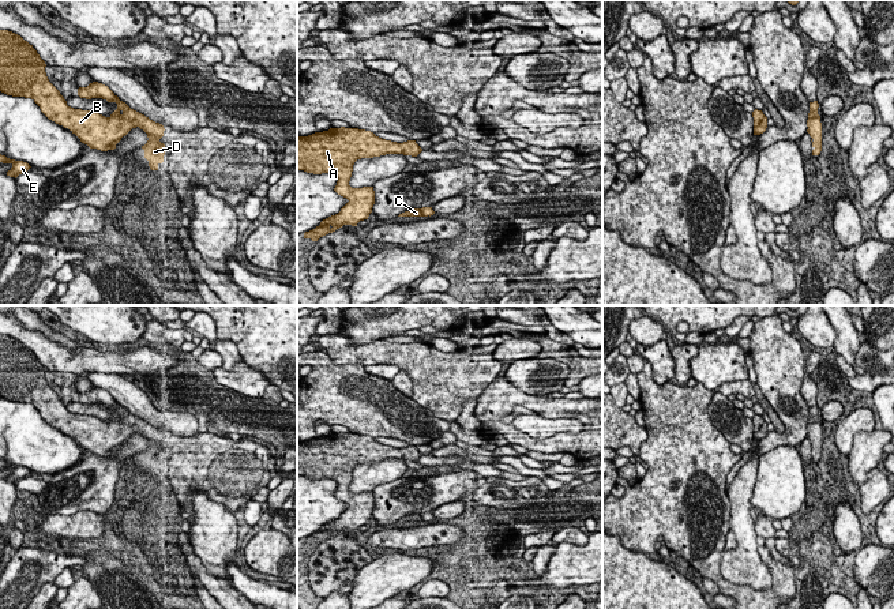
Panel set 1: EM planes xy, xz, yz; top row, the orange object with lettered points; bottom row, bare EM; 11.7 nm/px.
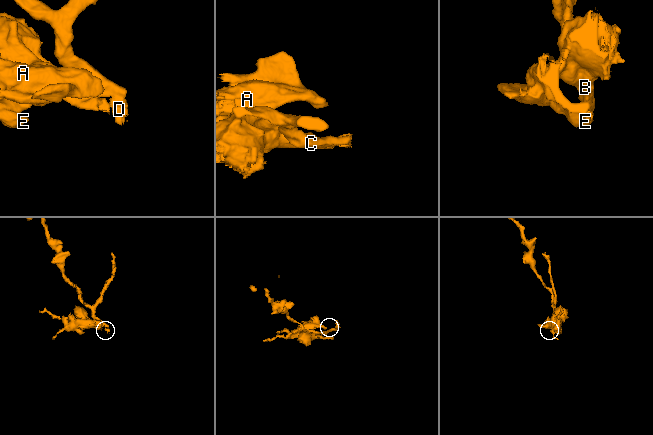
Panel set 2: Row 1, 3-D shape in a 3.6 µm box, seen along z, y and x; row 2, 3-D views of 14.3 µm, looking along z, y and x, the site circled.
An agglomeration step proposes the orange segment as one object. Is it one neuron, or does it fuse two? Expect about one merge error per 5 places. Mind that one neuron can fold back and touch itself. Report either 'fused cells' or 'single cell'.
single cell

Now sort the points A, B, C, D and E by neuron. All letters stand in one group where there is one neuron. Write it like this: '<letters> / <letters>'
A B C D E

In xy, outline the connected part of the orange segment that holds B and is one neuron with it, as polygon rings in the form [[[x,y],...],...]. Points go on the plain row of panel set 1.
[[[0,335],[0,396],[12,402],[31,403],[41,414],[41,417],[52,426],[64,433],[68,433],[75,439],[82,448],[90,454],[101,456],[114,455],[116,450],[125,441],[132,433],[139,432],[147,439],[147,448],[142,451],[144,455],[144,463],[149,466],[151,475],[158,475],[158,470],[164,467],[166,452],[159,444],[164,441],[164,431],[146,422],[144,420],[131,414],[125,407],[105,390],[93,387],[87,392],[79,392],[78,401],[80,403],[102,403],[108,407],[116,407],[117,414],[105,422],[94,416],[74,414],[67,410],[67,406],[60,396],[49,387],[45,377],[45,366],[40,362],[37,356],[25,346],[20,341]]]

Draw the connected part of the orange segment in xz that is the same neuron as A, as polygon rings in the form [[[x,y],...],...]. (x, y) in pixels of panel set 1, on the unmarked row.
[[[330,433],[308,441],[297,441],[297,475],[334,480],[338,484],[334,496],[349,505],[338,519],[305,537],[304,544],[318,546],[343,530],[357,531],[360,526],[368,525],[375,510],[373,492],[352,493],[349,490],[357,465],[386,459],[417,462],[421,456],[416,446],[397,448],[358,433]]]

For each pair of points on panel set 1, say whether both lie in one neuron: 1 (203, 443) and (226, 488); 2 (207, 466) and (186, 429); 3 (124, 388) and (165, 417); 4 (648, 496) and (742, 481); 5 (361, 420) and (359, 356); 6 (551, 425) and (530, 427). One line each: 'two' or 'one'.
1: one
2: two
3: one
4: two
5: two
6: one

